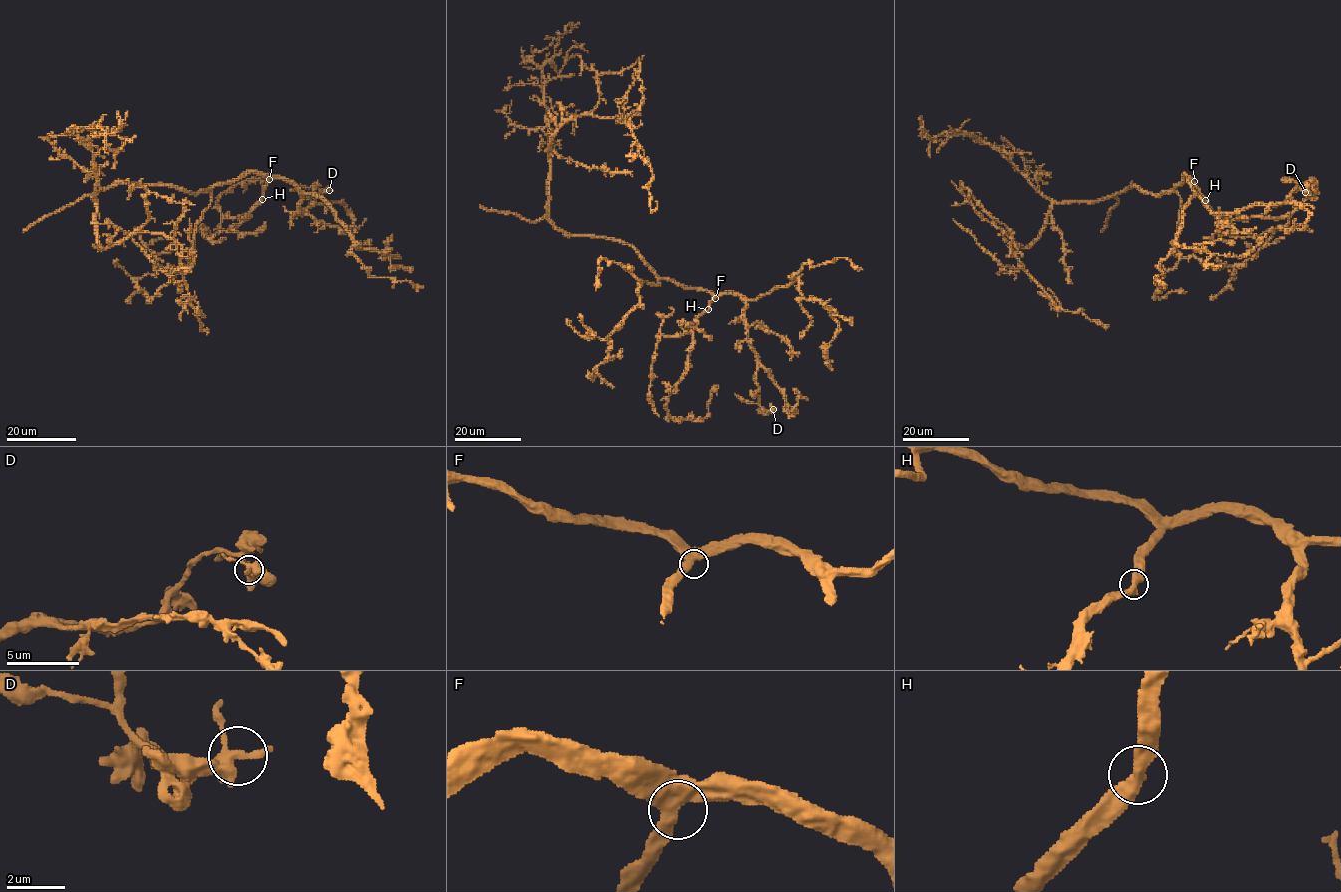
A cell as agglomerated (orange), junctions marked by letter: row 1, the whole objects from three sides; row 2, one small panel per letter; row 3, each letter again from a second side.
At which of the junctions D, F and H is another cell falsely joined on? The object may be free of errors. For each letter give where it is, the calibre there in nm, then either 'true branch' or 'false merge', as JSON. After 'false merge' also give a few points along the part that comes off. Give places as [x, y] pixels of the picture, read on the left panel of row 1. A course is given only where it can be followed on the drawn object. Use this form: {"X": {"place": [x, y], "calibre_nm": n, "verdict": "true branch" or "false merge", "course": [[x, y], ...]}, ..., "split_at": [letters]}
{"D": {"place": [329, 190], "calibre_nm": 440, "verdict": "true branch"}, "F": {"place": [269, 179], "calibre_nm": 460, "verdict": "true branch"}, "H": {"place": [262, 199], "calibre_nm": 440, "verdict": "true branch"}, "split_at": []}

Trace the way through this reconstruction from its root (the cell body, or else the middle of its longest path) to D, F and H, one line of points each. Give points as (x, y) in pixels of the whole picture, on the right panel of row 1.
D: (1132, 184), (1161, 194), (1186, 174), (1212, 212), (1281, 205), (1296, 188), (1305, 192)
F: (1132, 184), (1144, 192), (1161, 194), (1170, 192), (1186, 174), (1194, 181)
H: (1132, 184), (1144, 192), (1161, 194), (1170, 192), (1185, 174), (1205, 200)

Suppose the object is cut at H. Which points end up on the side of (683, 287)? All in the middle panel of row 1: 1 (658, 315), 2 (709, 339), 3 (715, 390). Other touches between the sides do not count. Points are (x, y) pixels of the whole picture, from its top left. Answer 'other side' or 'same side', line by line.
1: other side
2: other side
3: other side

